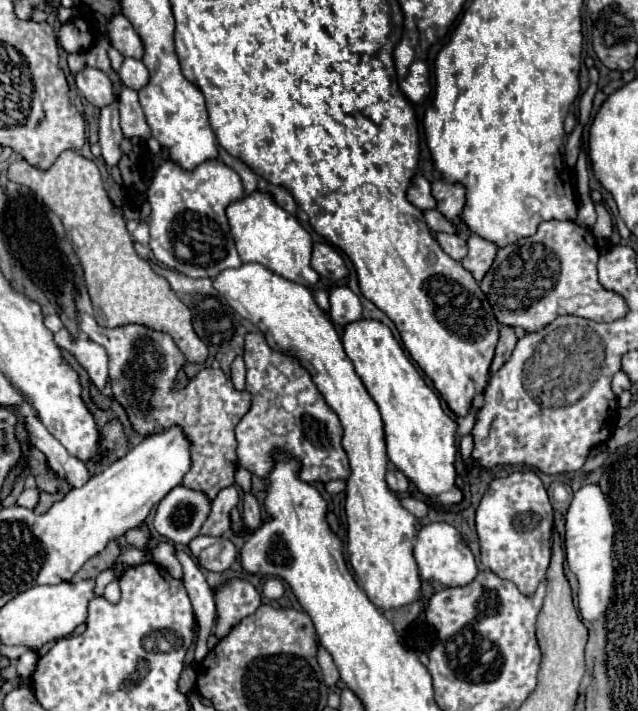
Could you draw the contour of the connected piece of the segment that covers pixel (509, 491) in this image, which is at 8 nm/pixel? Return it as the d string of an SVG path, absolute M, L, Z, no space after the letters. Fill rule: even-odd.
M512 472L505 478L492 480L476 510L480 562L494 574L514 582L522 594L532 596L550 564L552 524L554 512L548 492L534 472Z

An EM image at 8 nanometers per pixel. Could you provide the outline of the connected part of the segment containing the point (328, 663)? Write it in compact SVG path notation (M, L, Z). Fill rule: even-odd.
M318 648L318 664L320 664L320 668L322 668L324 682L326 682L328 686L334 686L340 676L338 676L338 670L336 670L336 666L334 666L332 656L330 656L324 648Z

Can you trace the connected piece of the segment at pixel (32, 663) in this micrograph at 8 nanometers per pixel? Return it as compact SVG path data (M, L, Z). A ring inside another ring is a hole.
M28 652L28 656L20 656L18 658L18 662L16 662L16 668L18 668L18 674L22 676L22 678L30 678L32 674L34 674L34 668L36 668L36 662L38 662L38 654L34 654L34 652Z

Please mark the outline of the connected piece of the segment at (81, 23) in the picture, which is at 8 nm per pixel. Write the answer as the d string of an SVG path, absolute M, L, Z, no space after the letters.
M74 18L62 24L58 40L66 52L86 52L90 48L90 32L90 22L86 22L84 18Z

